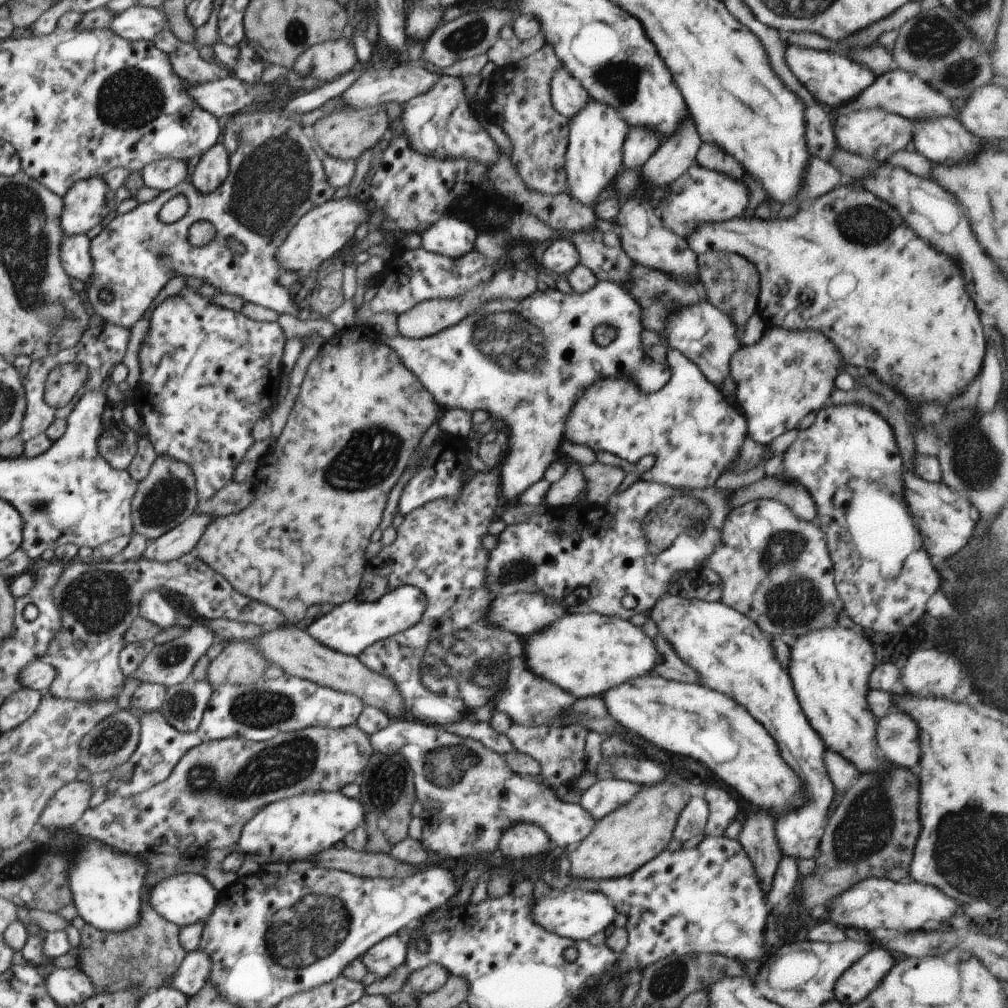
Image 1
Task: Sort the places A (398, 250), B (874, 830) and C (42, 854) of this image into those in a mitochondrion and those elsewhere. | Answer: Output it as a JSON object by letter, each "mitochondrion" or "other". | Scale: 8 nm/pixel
{"A":"other","B":"mitochondrion","C":"mitochondrion"}

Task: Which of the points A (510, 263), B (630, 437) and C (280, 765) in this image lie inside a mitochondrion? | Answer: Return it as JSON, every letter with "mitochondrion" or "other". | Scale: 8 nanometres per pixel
{"A":"other","B":"other","C":"mitochondrion"}

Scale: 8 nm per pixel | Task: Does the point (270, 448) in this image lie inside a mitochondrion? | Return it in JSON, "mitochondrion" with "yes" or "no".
{"mitochondrion":"no"}

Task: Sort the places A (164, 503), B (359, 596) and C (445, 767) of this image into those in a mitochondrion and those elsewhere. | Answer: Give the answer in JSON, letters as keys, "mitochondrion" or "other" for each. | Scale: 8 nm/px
{"A":"mitochondrion","B":"other","C":"mitochondrion"}

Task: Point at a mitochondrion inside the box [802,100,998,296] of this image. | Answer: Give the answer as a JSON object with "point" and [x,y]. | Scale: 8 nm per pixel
{"point":[868,226]}

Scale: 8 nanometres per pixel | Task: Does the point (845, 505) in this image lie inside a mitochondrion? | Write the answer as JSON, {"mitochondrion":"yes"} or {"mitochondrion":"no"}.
{"mitochondrion":"no"}

